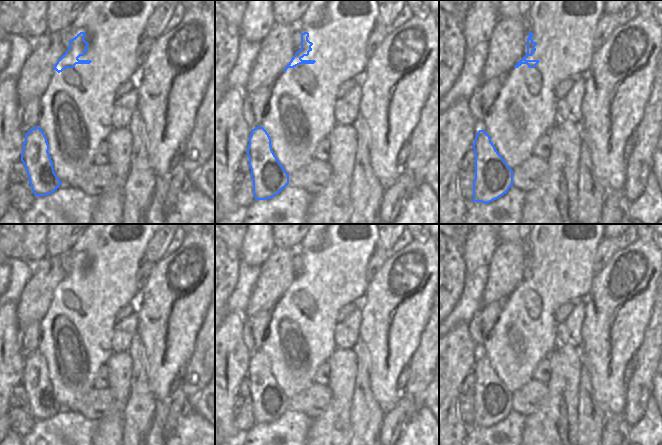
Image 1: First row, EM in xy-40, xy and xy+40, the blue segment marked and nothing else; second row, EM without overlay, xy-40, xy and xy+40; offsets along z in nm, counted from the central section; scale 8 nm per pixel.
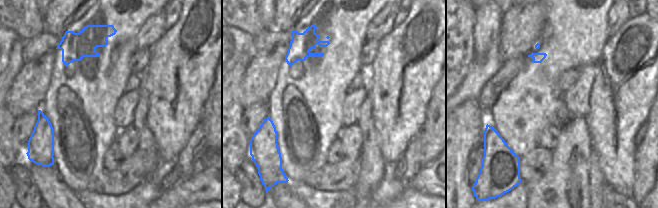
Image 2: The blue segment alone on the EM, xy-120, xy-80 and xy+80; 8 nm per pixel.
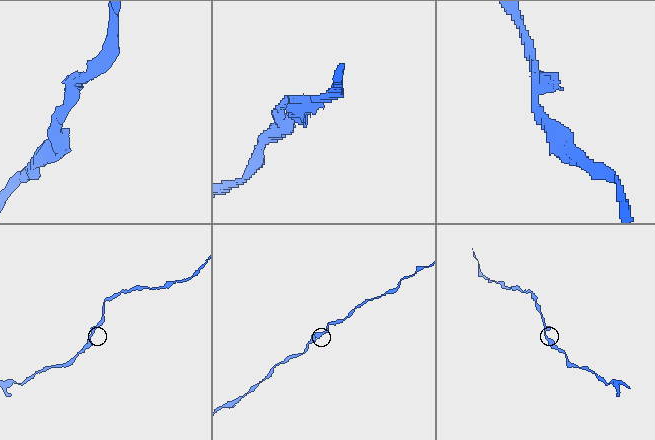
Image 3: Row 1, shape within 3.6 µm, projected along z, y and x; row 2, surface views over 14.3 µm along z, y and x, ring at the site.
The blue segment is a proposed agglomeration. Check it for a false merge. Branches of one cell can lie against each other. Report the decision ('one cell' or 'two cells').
one cell

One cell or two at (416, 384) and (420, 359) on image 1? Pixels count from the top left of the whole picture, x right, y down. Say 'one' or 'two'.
one

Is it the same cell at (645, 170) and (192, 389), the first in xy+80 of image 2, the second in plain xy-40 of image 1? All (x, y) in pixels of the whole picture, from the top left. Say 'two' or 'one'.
one

